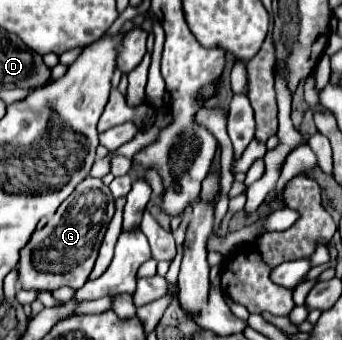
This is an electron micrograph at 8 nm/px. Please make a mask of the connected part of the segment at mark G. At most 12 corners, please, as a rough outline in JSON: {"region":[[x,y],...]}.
{"region":[[86,177],[20,251],[18,287],[80,289],[114,197]]}

